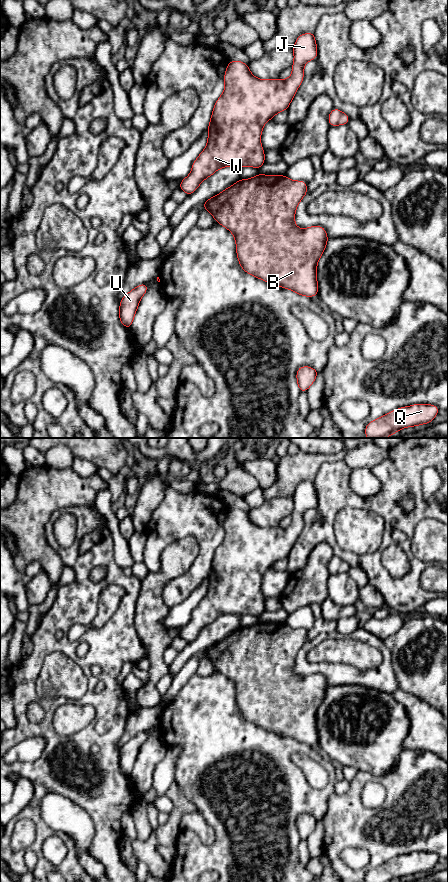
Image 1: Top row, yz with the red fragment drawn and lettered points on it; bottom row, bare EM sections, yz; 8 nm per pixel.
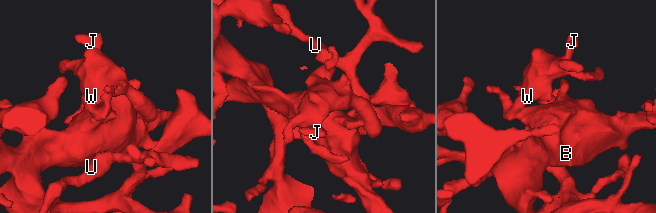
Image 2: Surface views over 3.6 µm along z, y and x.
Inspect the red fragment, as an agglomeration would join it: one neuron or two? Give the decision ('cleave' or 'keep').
keep

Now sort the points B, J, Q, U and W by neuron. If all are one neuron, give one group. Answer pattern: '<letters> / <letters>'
B J Q U W

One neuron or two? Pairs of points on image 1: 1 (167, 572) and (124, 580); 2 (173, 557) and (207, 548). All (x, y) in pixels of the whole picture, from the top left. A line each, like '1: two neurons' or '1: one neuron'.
1: two neurons
2: two neurons

